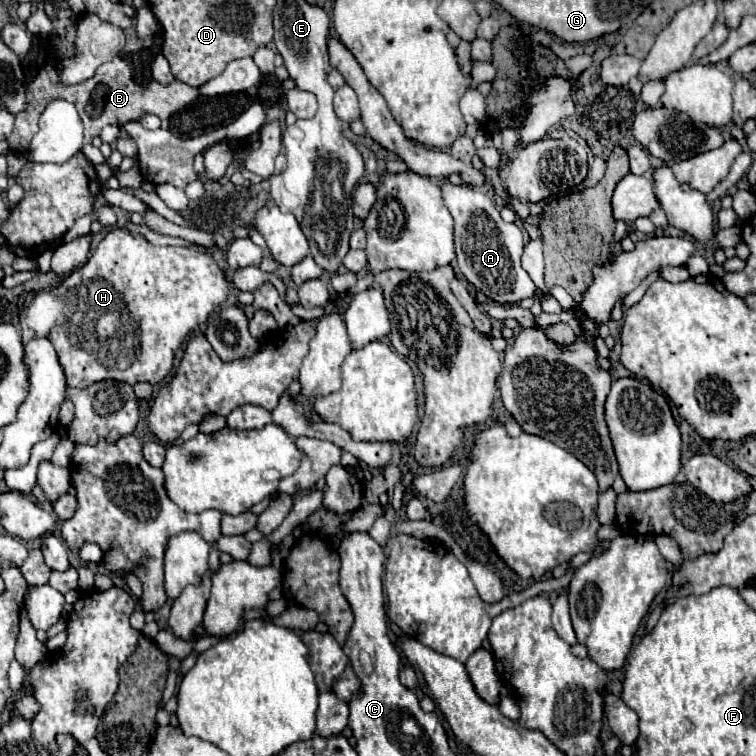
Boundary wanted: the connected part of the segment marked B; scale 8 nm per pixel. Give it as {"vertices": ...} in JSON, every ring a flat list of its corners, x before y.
{"vertices":[[119,56,113,58,111,62,99,66,95,72,95,78,85,80,81,84,63,84,57,76,57,70,53,66,45,66,45,68,41,68,39,76,27,86,27,92,25,92,27,108,17,114,15,128,13,128,11,136,7,138,9,150,15,154,25,154,29,150,29,142,37,134,37,120,39,120,43,108,55,98,63,98,77,106,77,112,85,126,85,144,91,144,93,138,99,136,103,126,107,126,107,124,123,126,125,122,139,120,145,114,155,114,161,120,165,120,171,114,189,106,197,96,199,96,197,88,183,84,179,80,173,80,171,84,159,84,155,80,149,80,145,84,143,78,137,78,135,72,131,70,131,66]]}

